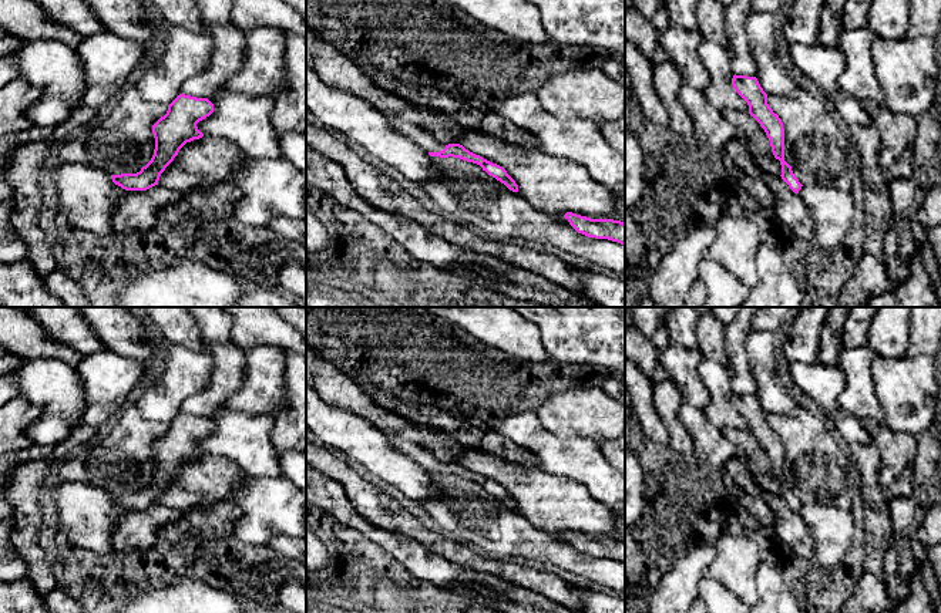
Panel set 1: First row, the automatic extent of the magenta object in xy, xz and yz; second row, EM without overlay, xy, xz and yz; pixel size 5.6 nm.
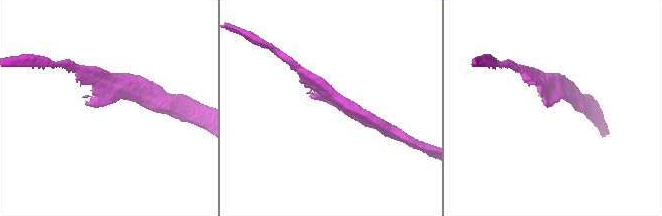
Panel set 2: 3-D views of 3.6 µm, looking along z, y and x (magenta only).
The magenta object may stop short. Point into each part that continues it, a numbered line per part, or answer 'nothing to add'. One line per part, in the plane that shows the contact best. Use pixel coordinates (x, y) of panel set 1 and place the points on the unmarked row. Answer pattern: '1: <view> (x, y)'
1: xz (426, 460)

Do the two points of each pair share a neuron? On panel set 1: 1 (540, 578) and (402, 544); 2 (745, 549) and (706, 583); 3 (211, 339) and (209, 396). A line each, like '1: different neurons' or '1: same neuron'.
1: different neurons
2: different neurons
3: same neuron

